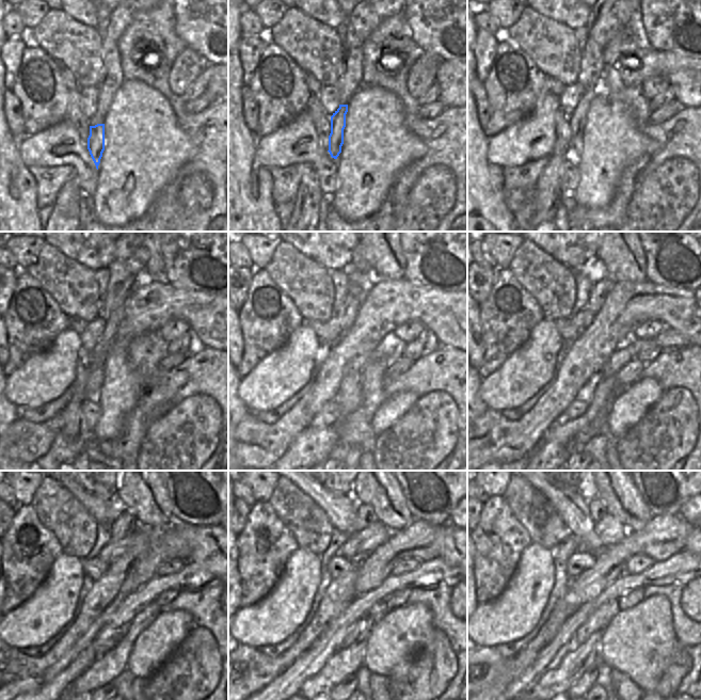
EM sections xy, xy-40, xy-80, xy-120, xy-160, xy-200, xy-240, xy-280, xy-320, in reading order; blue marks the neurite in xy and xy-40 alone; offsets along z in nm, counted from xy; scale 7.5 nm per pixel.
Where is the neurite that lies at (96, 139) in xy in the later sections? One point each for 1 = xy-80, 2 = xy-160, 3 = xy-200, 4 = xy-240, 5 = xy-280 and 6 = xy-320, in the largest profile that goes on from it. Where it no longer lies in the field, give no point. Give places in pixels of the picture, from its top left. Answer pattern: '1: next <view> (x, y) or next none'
1: next xy-80 (576, 120)
2: next xy-160 (348, 311)
3: next xy-200 (600, 288)
4: next xy-240 (124, 523)
5: next xy-280 (365, 514)
6: next xy-320 (596, 508)

